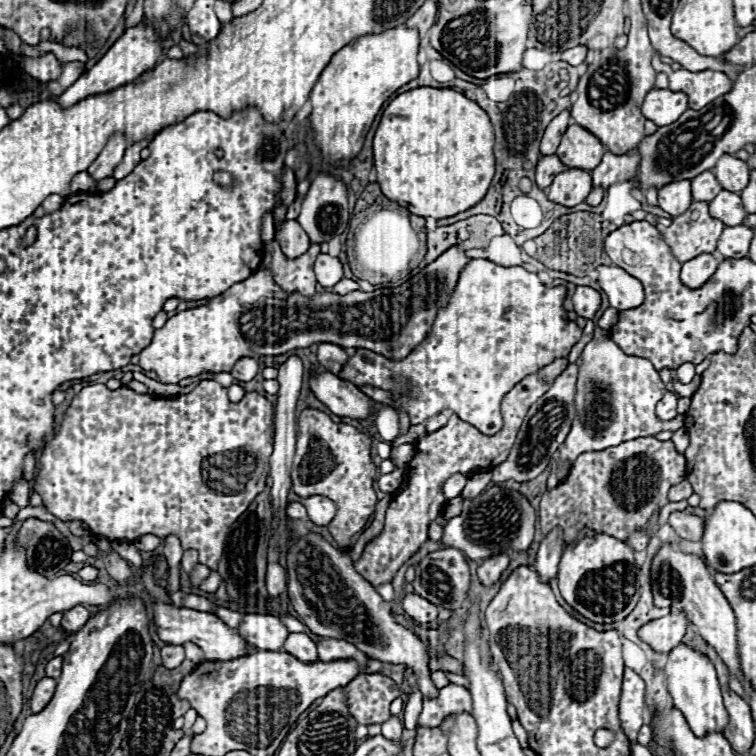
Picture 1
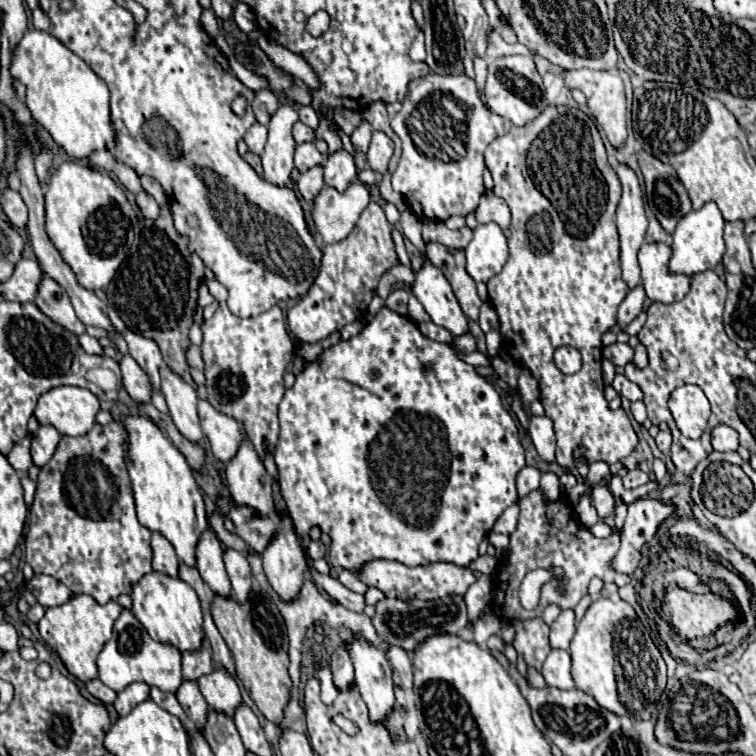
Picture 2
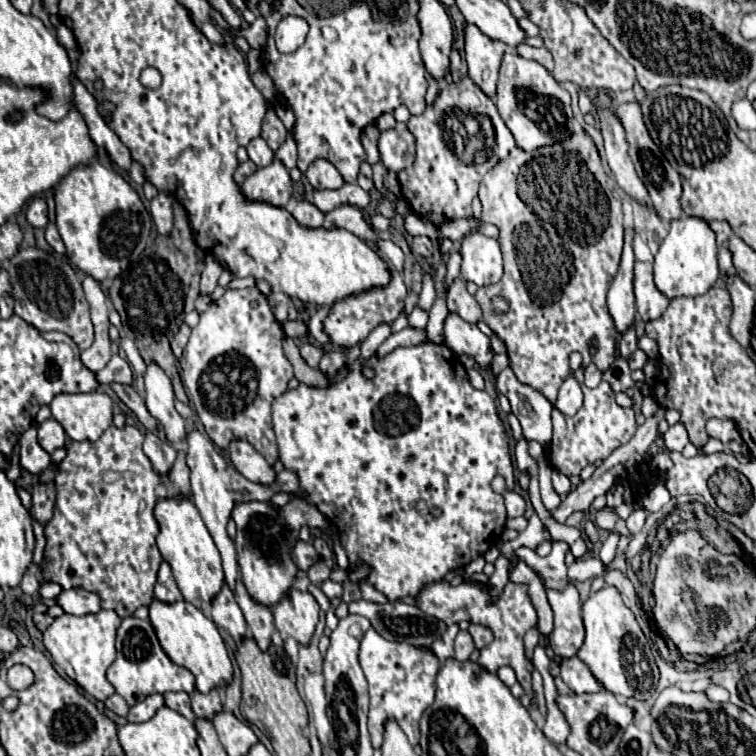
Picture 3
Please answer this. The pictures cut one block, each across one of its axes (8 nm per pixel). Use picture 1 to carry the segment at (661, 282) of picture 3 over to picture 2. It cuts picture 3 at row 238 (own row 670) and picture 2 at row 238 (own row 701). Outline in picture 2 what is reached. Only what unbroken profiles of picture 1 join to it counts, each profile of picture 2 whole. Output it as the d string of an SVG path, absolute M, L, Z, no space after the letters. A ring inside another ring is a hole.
M708 202L700 210L692 210L690 214L686 214L678 222L678 226L672 234L672 244L670 244L672 256L668 262L668 272L694 276L694 274L702 274L706 270L714 270L714 266L720 264L722 254L724 254L722 230L724 230L724 218L714 202Z

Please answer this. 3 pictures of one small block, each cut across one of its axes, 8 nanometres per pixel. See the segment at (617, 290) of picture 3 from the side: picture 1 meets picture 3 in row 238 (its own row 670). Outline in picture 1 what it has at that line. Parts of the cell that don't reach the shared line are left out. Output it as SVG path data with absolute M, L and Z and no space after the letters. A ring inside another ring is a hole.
M624 668L624 684L620 696L620 722L630 742L636 742L638 730L644 724L644 706L646 704L644 704L642 678L630 668Z

